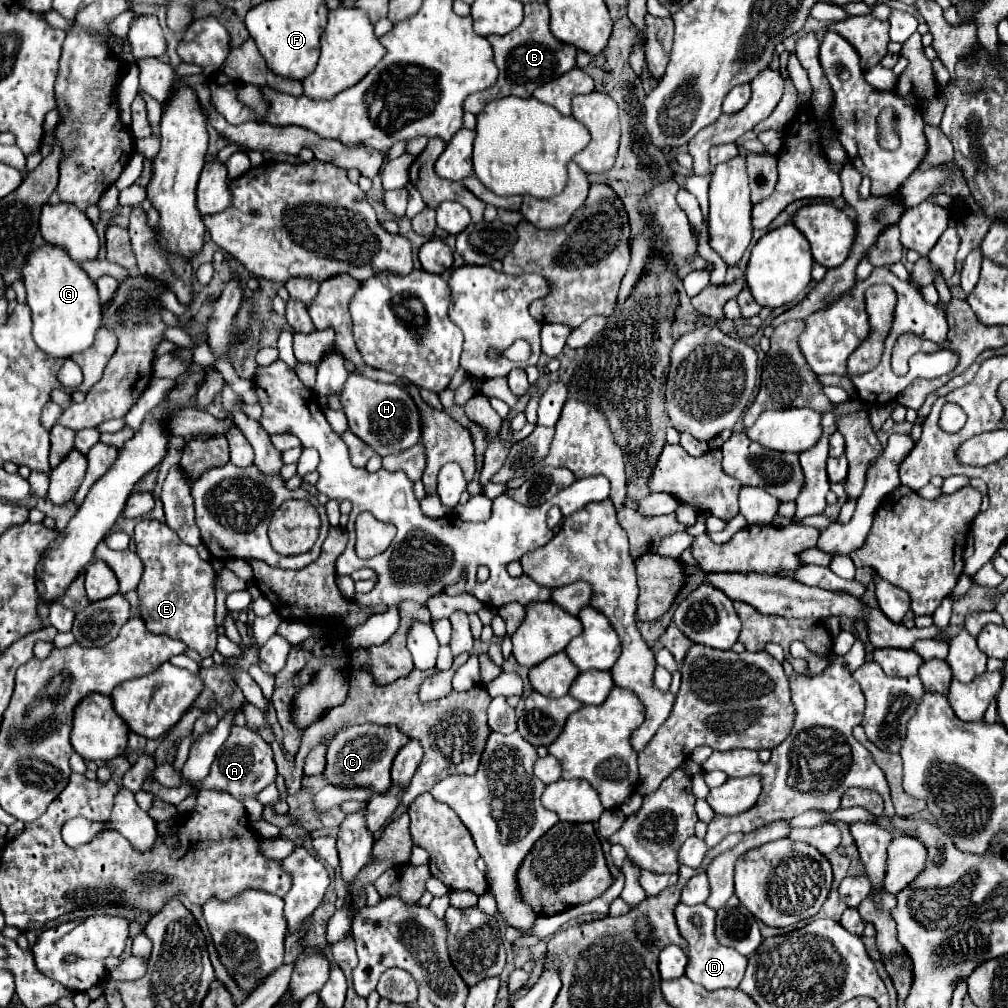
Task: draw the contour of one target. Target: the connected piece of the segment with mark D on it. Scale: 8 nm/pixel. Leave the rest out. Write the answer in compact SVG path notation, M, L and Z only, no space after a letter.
M679 902L675 906L675 920L679 926L681 936L689 942L689 963L686 966L685 975L695 983L700 984L707 990L719 990L719 988L739 988L745 968L747 968L747 958L741 956L737 950L729 950L721 946L715 940L715 910L709 908L707 904L695 904L695 906L685 906Z

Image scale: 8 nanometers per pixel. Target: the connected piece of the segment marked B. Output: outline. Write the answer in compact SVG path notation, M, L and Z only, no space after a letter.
M539 2L525 4L525 18L513 32L505 36L491 34L487 36L487 40L495 52L495 66L499 68L499 78L491 88L471 94L463 102L463 110L471 114L479 114L487 102L497 98L505 98L505 96L531 98L535 88L547 84L549 80L555 80L557 76L577 66L577 48L561 40L555 40L555 36L549 30L549 8Z

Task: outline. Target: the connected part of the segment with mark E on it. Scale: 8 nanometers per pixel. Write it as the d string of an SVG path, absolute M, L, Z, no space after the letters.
M139 522L135 526L135 552L145 564L141 582L137 586L139 614L145 628L154 634L167 634L183 640L203 658L215 652L215 572L211 562L197 556L197 550L181 542L161 522Z

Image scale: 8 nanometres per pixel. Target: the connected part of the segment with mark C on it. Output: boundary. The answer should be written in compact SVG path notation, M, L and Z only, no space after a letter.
M361 724L351 726L339 732L327 746L327 764L323 776L329 784L341 788L355 788L363 786L369 788L373 794L385 794L391 786L391 764L397 752L409 742L397 726L379 726L379 724Z

